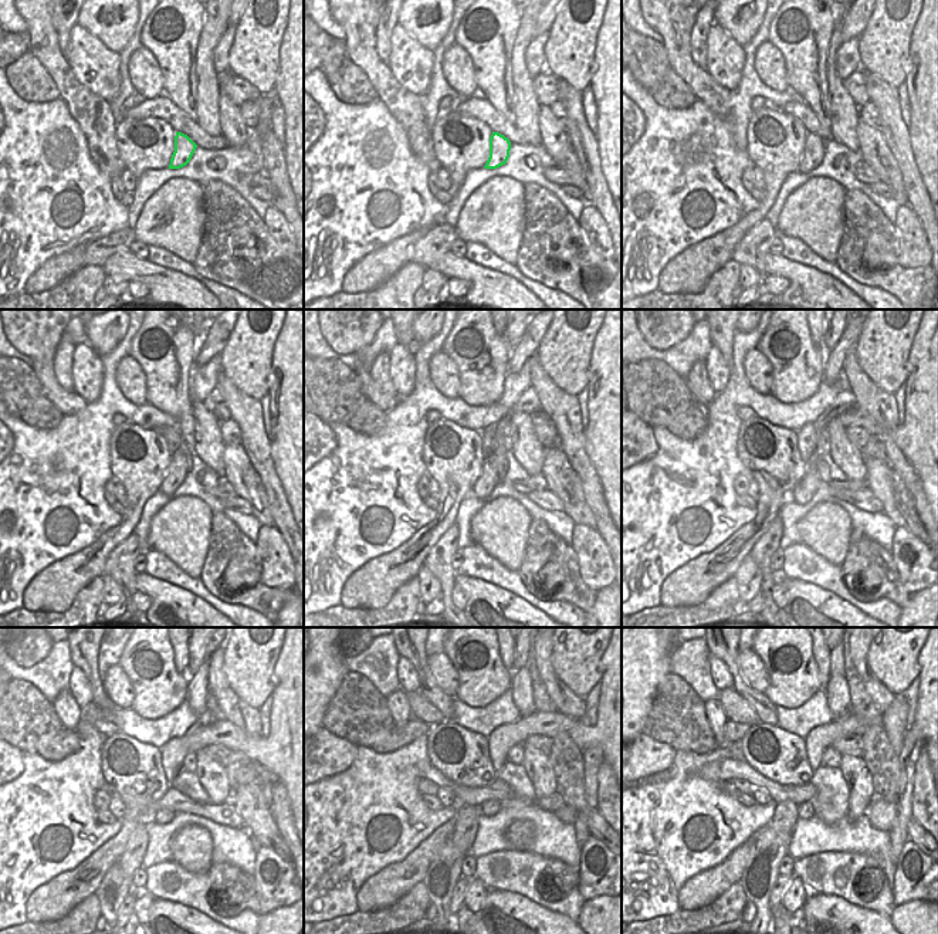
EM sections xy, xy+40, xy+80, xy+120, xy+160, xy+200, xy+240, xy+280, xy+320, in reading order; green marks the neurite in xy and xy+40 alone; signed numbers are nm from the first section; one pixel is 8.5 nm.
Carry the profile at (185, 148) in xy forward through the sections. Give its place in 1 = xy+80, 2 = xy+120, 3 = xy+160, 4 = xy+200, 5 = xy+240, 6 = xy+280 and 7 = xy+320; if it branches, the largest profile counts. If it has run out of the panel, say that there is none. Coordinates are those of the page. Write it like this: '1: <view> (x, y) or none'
1: xy+80 (813, 154)
2: xy+120 (176, 471)
3: xy+160 (487, 481)
4: xy+200 (803, 491)
5: xy+240 (163, 815)
6: xy+280 (490, 808)
7: xy+320 (805, 809)

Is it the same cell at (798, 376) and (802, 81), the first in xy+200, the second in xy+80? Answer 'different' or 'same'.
same

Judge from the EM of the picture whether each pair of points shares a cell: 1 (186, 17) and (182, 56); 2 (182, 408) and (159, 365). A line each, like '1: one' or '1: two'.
1: one
2: one

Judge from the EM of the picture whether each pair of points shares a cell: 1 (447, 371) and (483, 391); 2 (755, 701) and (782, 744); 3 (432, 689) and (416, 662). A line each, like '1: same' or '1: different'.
1: different
2: different
3: same

